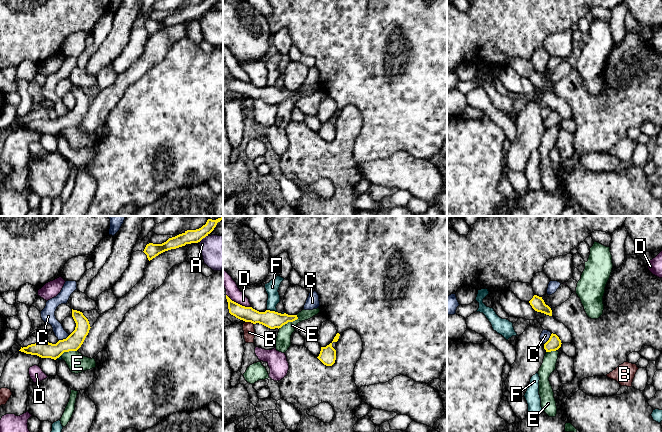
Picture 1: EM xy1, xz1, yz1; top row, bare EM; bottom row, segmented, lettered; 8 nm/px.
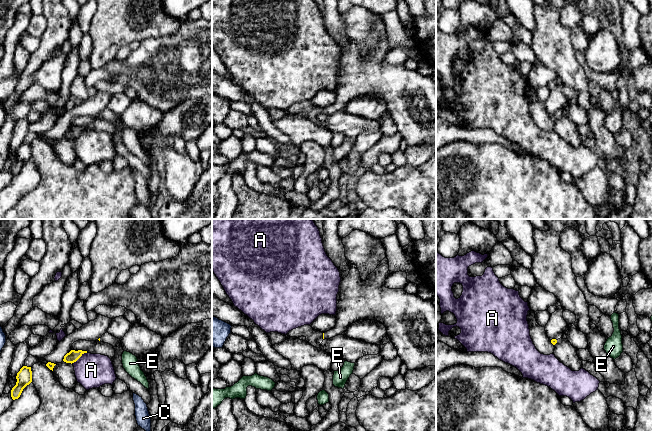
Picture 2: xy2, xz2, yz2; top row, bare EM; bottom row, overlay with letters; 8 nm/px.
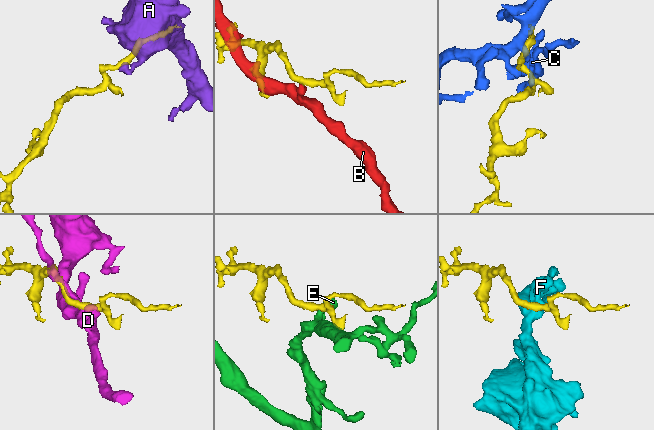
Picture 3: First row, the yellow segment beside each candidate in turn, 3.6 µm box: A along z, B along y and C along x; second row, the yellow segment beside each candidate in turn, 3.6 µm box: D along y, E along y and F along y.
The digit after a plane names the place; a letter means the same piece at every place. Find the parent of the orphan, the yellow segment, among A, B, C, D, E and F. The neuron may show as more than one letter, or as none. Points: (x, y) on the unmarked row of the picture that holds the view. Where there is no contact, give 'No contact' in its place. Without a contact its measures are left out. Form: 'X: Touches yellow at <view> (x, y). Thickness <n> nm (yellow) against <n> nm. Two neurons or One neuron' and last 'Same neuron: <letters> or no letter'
A: Touches yellow at xy2 (78, 134). Thickness 90 nm (yellow) against 280 nm. Two neurons
B: Touches yellow at xz1 (249, 97). Thickness 140 nm (yellow) against 100 nm. Two neurons
C: Touches yellow at yz1 (549, 115). Thickness 110 nm (yellow) against 80 nm. Two neurons
D: Touches yellow at xz1 (237, 79). Thickness 120 nm (yellow) against 110 nm. Two neurons
E: Touches yellow at xz1 (289, 97). Thickness 140 nm (yellow) against 130 nm. Two neurons
F: Touches yellow at xz1 (272, 87). Thickness 140 nm (yellow) against 100 nm. Two neurons
Same neuron: no letter

